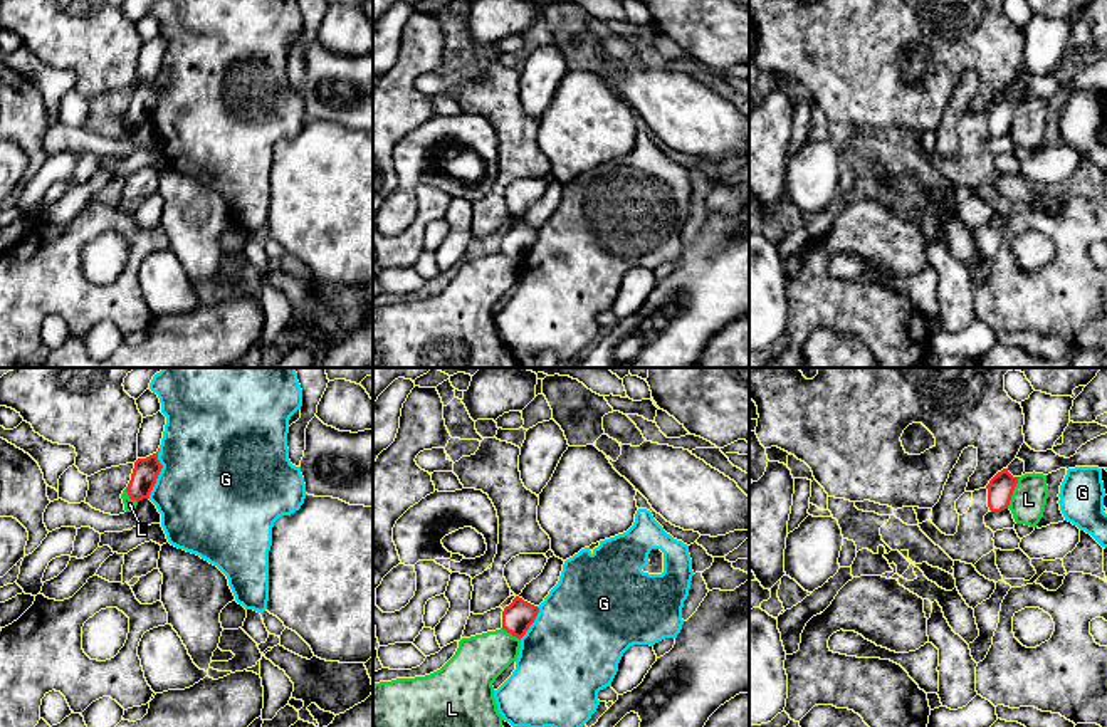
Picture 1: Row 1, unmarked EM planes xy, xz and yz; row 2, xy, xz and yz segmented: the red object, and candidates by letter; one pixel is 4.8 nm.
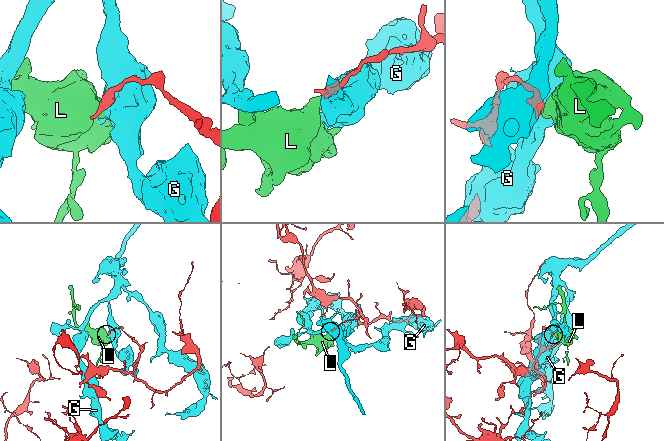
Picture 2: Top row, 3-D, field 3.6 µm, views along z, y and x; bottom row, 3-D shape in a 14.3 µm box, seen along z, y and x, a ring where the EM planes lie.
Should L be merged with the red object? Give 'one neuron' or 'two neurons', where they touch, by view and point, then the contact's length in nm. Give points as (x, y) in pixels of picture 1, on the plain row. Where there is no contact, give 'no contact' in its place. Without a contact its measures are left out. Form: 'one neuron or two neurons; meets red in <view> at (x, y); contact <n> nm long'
two neurons; meets red in yz at (1012, 116); contact 170 nm long

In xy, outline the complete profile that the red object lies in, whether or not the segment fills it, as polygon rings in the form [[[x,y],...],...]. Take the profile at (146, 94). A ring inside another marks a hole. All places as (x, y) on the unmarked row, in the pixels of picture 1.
[[[158,76],[146,82],[138,82],[134,86],[131,104],[126,111],[129,123],[136,126],[150,123],[161,92],[163,89],[158,84]]]

